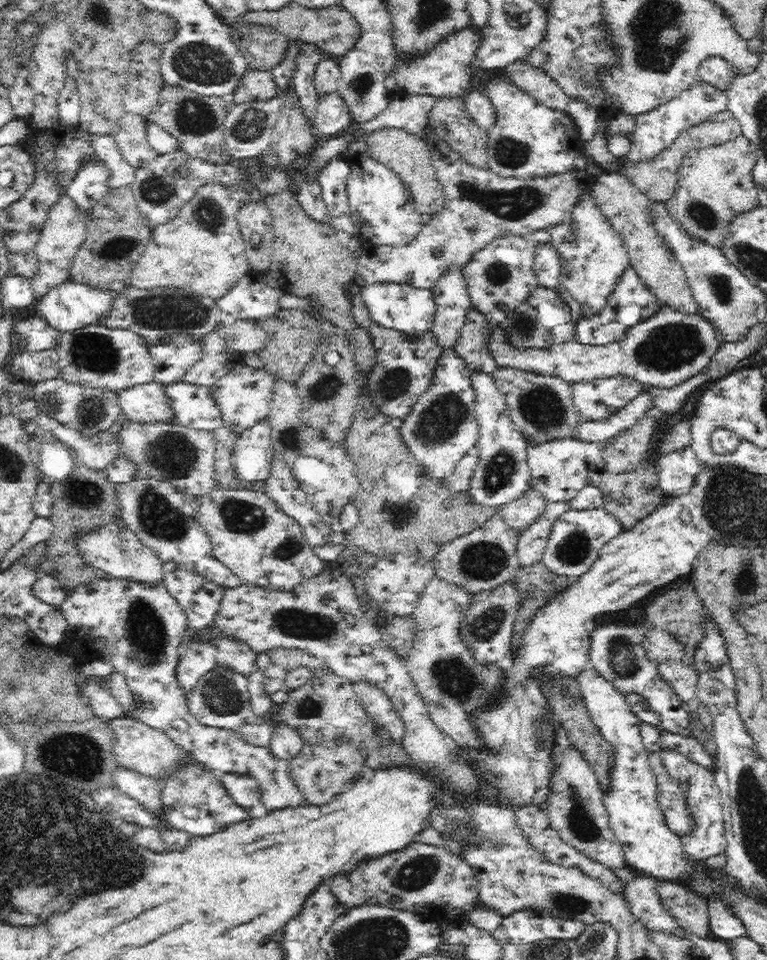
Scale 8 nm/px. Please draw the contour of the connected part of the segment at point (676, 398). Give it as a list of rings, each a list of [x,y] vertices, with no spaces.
[[[704,372],[673,388],[660,388],[652,384],[642,384],[641,391],[652,401],[655,413],[675,415],[686,402],[694,389],[704,384]]]

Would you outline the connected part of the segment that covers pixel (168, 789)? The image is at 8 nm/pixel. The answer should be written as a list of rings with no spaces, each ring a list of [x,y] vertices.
[[[180,757],[170,763],[156,779],[160,782],[163,794],[161,806],[165,819],[172,829],[180,829],[190,835],[206,836],[212,832],[220,832],[228,824],[240,822],[248,818],[248,810],[240,806],[228,794],[220,773],[206,767],[192,758]]]

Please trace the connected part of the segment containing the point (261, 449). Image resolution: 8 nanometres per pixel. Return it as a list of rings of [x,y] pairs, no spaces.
[[[263,421],[239,435],[232,454],[236,476],[247,487],[263,484],[271,475],[272,463],[278,457],[272,445],[270,426]]]

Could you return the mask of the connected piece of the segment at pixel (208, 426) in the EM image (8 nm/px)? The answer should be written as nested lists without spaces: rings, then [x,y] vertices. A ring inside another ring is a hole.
[[[181,382],[163,384],[162,389],[164,389],[166,401],[168,401],[170,409],[172,409],[171,414],[173,420],[181,426],[186,426],[187,428],[195,430],[214,431],[223,424],[220,409],[216,407],[216,403],[214,403],[214,399],[210,397],[208,389]]]

